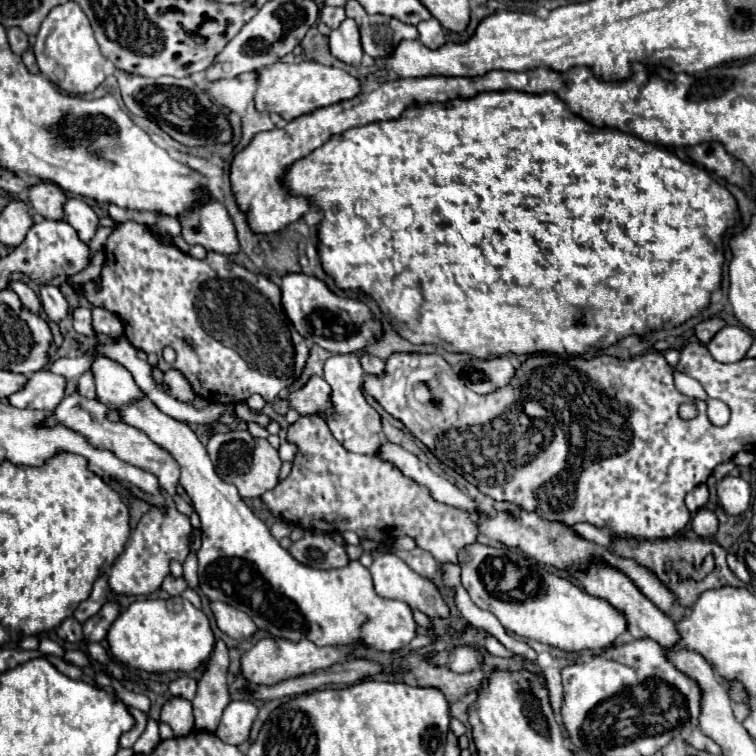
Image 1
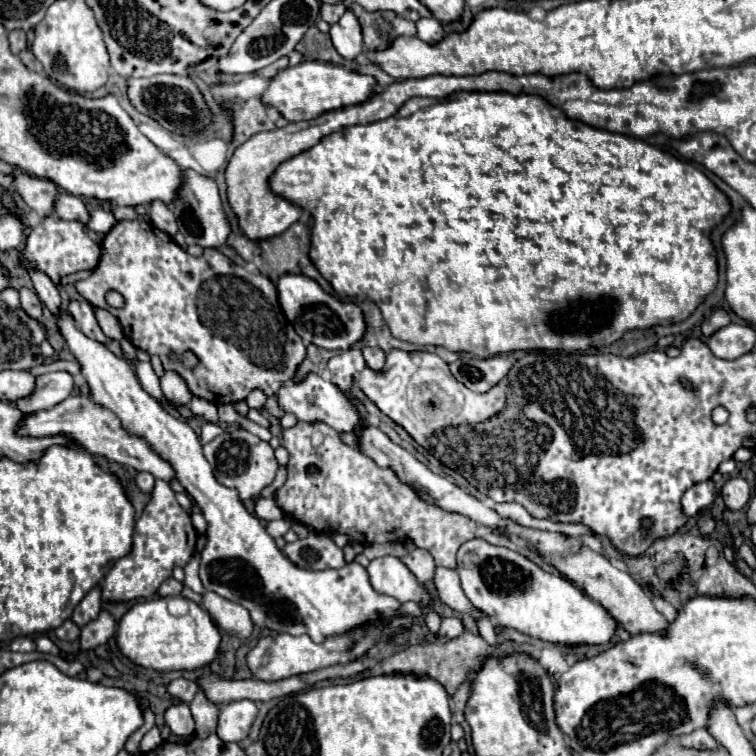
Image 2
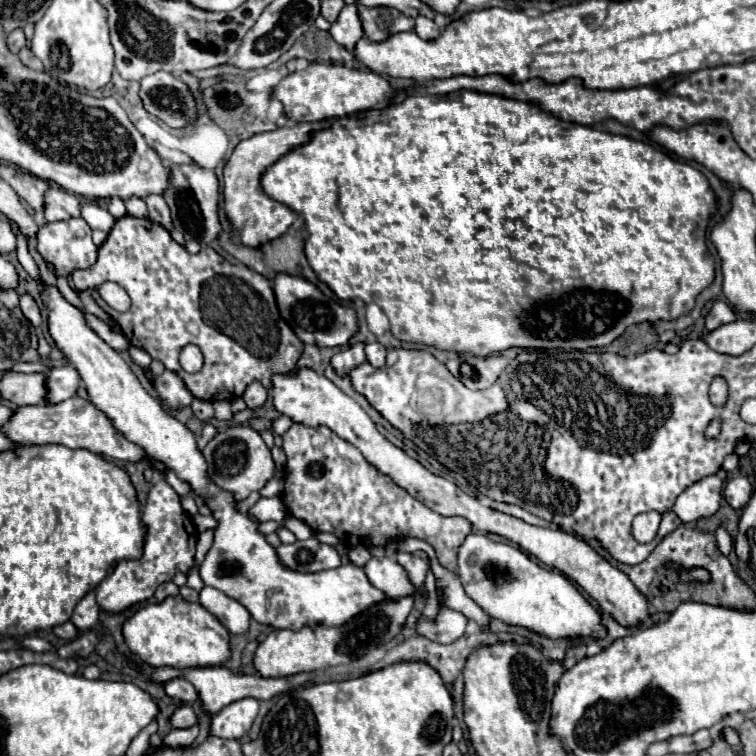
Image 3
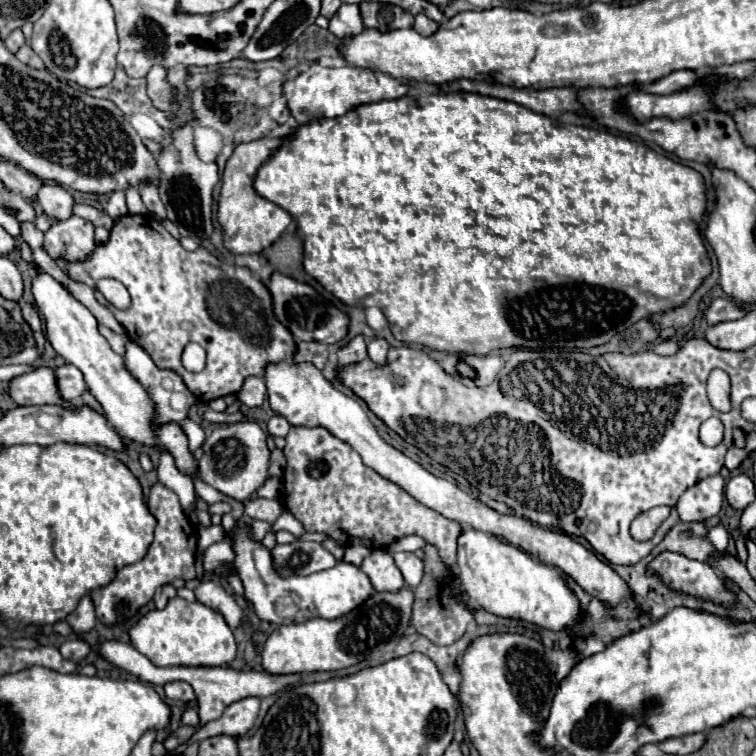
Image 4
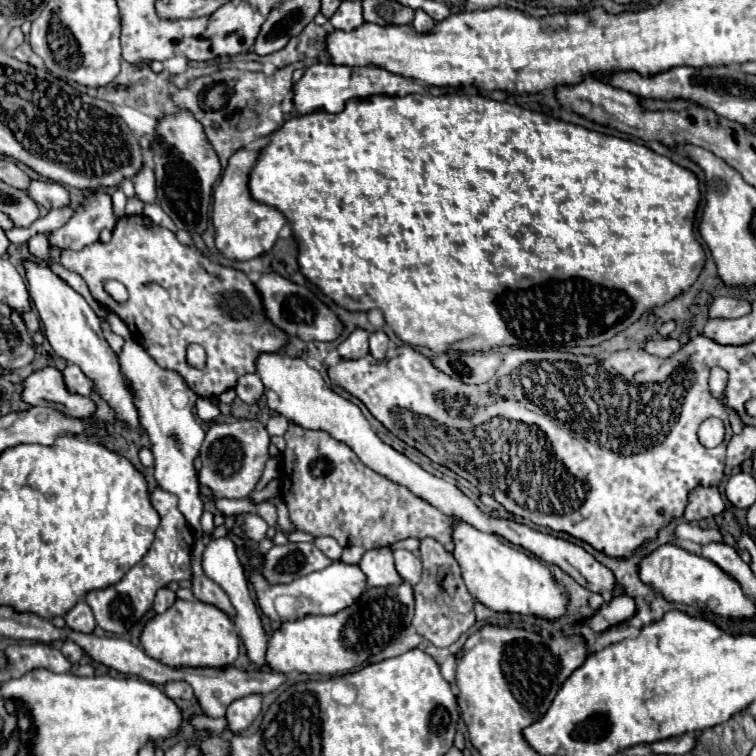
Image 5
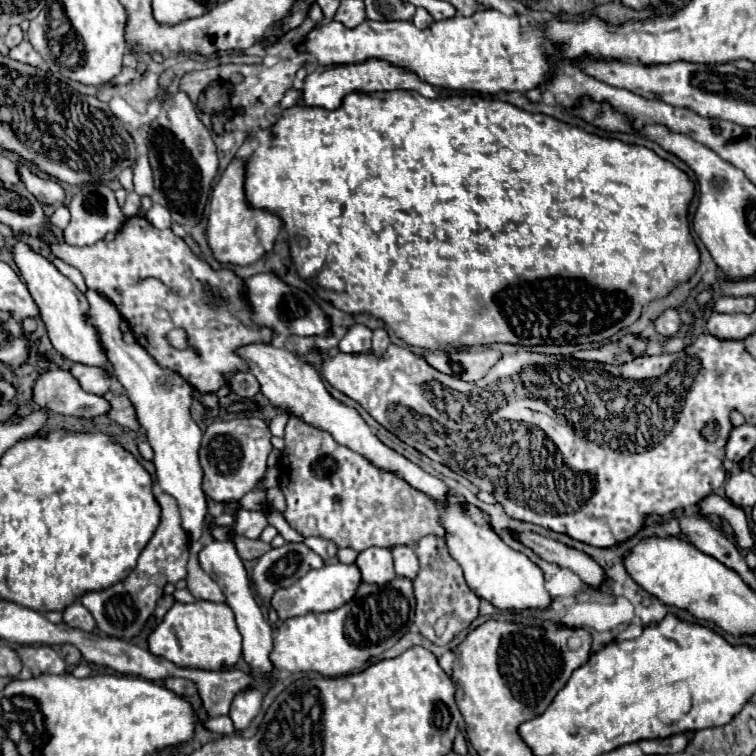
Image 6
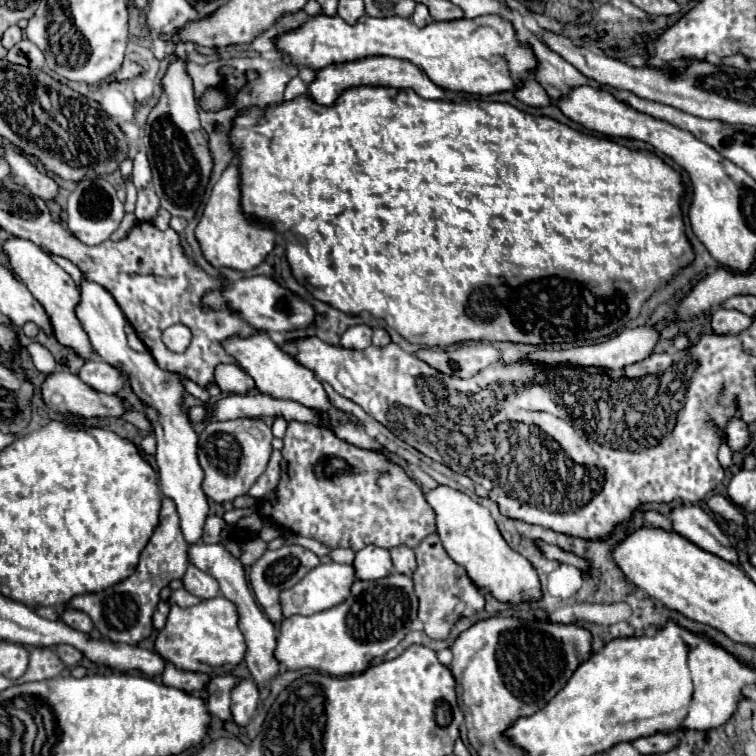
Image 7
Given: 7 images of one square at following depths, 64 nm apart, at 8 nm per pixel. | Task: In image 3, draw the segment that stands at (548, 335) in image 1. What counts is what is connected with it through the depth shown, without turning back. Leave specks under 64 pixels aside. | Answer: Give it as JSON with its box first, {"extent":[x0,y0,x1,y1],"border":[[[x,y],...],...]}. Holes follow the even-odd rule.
{"extent":[262,90,718,356],"border":[[[466,90],[466,102],[462,102],[458,94],[408,96],[404,102],[390,104],[390,106],[386,106],[382,110],[366,110],[366,112],[360,112],[356,116],[338,118],[332,128],[314,132],[314,136],[312,136],[312,140],[308,144],[288,152],[272,168],[268,168],[264,172],[264,176],[262,176],[262,188],[270,198],[286,204],[288,208],[292,208],[294,212],[300,212],[304,216],[306,228],[310,232],[310,238],[306,240],[306,258],[308,258],[312,270],[318,274],[318,278],[322,282],[326,282],[330,286],[330,290],[340,300],[360,298],[366,304],[378,304],[382,308],[382,312],[388,316],[390,330],[398,340],[414,342],[414,344],[426,344],[426,346],[434,346],[438,350],[468,352],[472,356],[490,356],[494,352],[502,352],[502,350],[508,350],[508,348],[526,348],[526,350],[560,348],[560,350],[566,350],[566,352],[602,348],[602,346],[608,346],[612,340],[616,340],[632,324],[640,324],[640,322],[650,322],[652,324],[656,320],[676,320],[680,316],[690,314],[690,310],[696,304],[696,296],[714,282],[714,258],[710,256],[710,252],[706,248],[706,228],[708,228],[710,216],[718,208],[718,198],[714,196],[714,190],[710,188],[708,178],[700,170],[696,170],[694,166],[690,166],[686,162],[674,160],[672,156],[656,150],[654,146],[650,146],[646,142],[632,140],[632,138],[618,136],[618,134],[614,136],[614,134],[608,134],[608,132],[602,132],[602,130],[596,130],[596,128],[590,128],[590,126],[582,126],[582,124],[564,122],[558,116],[554,116],[550,112],[544,112],[538,104],[512,100],[512,98],[504,98],[504,96],[496,96],[496,94],[482,94],[482,92]]]}

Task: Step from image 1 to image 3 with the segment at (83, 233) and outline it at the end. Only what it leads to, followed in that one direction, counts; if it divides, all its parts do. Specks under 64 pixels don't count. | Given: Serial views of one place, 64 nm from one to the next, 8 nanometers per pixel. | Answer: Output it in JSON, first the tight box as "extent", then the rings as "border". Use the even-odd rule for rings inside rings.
{"extent":[44,186,80,222],"border":[[[52,186],[46,192],[44,216],[48,222],[78,218],[80,216],[80,200],[72,192],[62,190],[60,186]]]}

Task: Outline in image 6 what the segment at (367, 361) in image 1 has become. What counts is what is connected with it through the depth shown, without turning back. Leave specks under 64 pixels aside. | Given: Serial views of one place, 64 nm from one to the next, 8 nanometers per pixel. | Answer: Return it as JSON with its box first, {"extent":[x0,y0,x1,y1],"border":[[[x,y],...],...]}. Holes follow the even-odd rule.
{"extent":[372,328,390,356],"border":[[[384,328],[374,330],[374,334],[372,334],[372,352],[376,352],[376,356],[382,356],[386,352],[388,344],[390,344],[390,338],[388,338],[386,330]]]}

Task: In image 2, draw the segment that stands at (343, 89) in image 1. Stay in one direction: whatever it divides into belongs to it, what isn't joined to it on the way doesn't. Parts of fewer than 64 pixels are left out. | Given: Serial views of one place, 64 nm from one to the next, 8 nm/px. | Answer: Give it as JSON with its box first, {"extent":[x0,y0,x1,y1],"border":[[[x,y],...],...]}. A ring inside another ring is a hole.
{"extent":[262,60,374,122],"border":[[[304,60],[298,66],[288,66],[280,70],[262,92],[262,104],[276,108],[288,122],[312,120],[328,110],[338,110],[342,106],[352,106],[364,102],[368,96],[374,94],[374,78],[364,76],[342,66]]]}

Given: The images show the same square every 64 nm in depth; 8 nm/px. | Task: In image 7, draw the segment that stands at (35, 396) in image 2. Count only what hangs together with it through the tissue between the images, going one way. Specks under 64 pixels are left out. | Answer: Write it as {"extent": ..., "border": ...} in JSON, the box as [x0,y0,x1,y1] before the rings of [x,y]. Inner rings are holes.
{"extent":[78,360,126,394],"border":[[[104,360],[84,362],[82,368],[78,370],[78,378],[84,380],[96,392],[104,392],[104,394],[114,394],[126,382],[124,376],[114,366],[106,364]]]}

